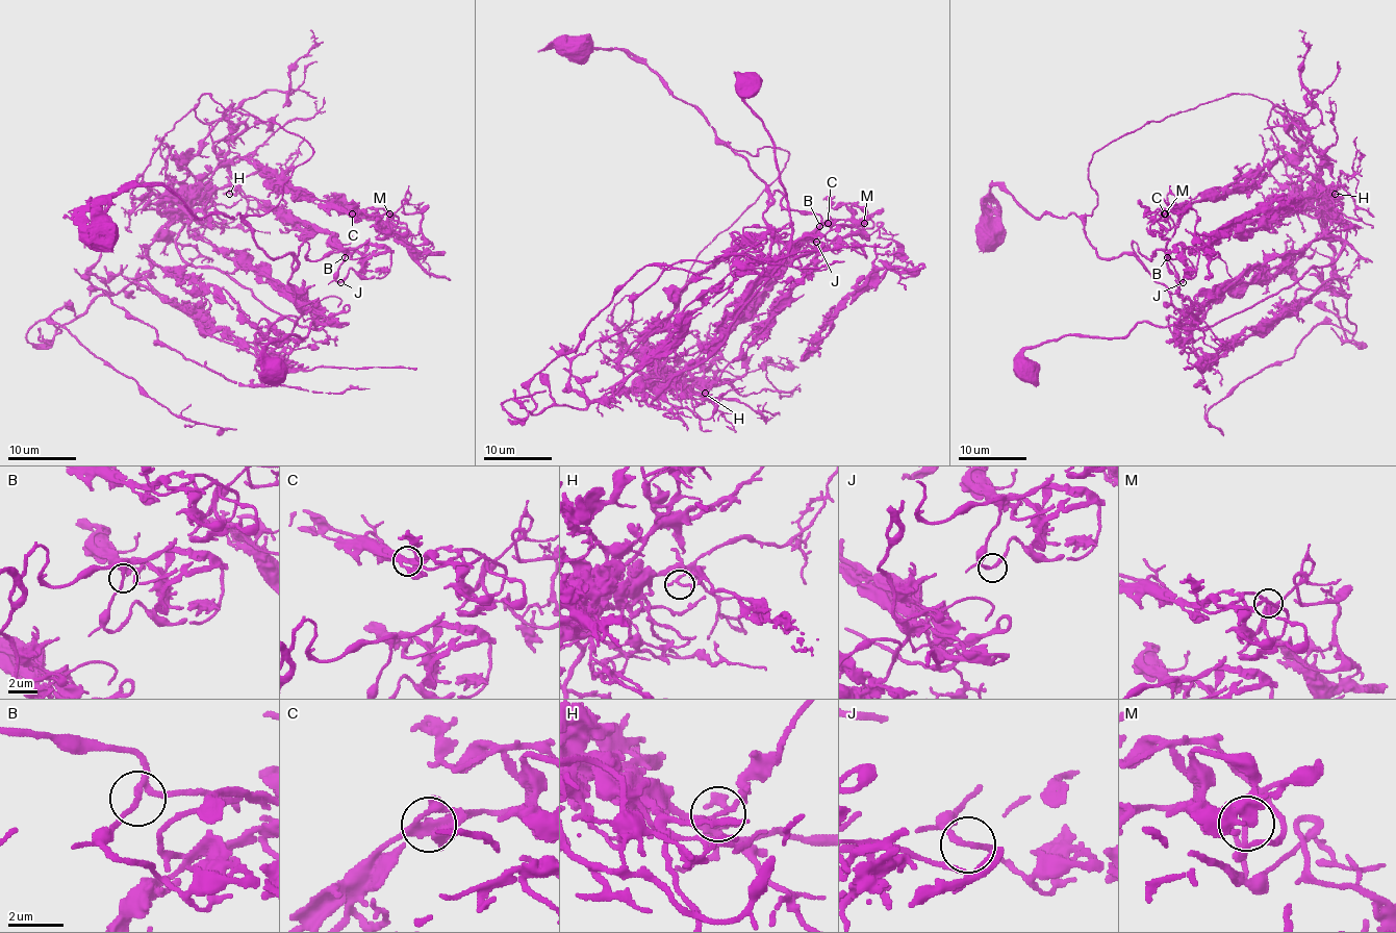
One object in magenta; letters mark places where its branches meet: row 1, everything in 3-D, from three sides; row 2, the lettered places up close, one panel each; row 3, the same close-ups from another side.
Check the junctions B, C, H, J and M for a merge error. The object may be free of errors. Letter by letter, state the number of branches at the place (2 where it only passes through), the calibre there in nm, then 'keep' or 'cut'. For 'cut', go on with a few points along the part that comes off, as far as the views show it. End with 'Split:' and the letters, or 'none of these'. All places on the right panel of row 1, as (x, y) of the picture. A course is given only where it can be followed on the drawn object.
B: branches 2; calibre 180 nm; keep
C: branches 3; calibre 280 nm; keep
H: branches 2; calibre 190 nm; cut; course (1335, 193), (1340, 255), (1214, 325), (1047, 338), (1023, 353), (1036, 387)
J: branches 2; calibre 180 nm; keep
M: branches 2; calibre 180 nm; keep
Split: H

